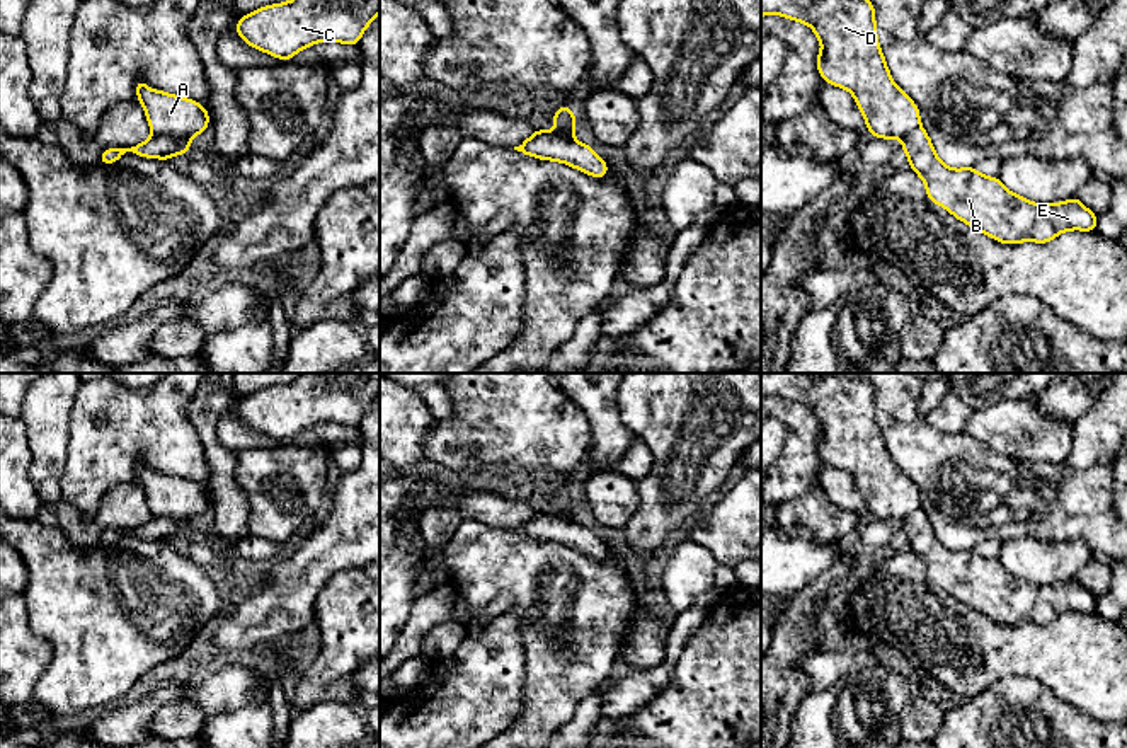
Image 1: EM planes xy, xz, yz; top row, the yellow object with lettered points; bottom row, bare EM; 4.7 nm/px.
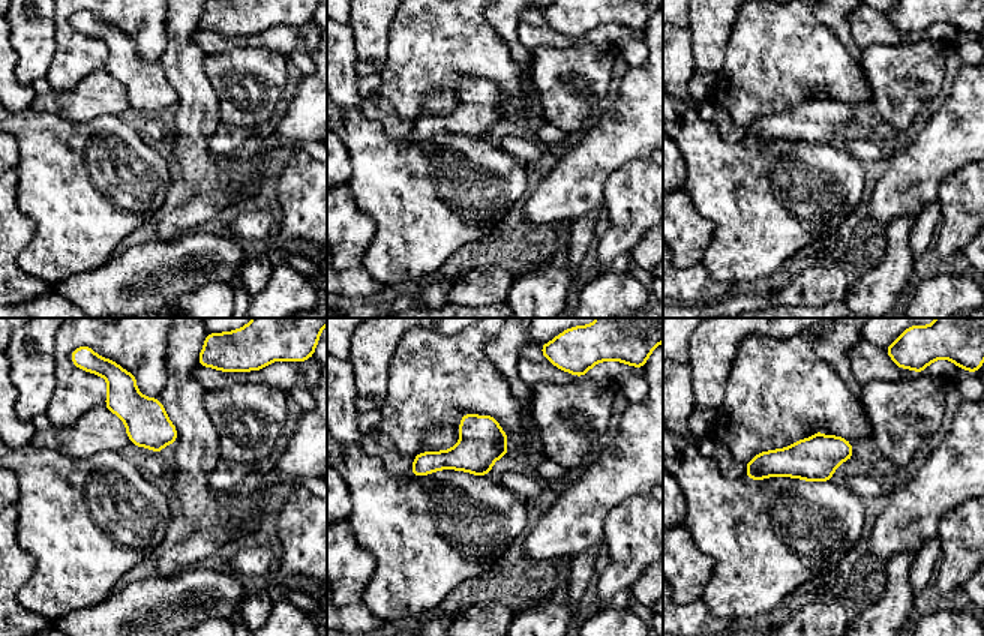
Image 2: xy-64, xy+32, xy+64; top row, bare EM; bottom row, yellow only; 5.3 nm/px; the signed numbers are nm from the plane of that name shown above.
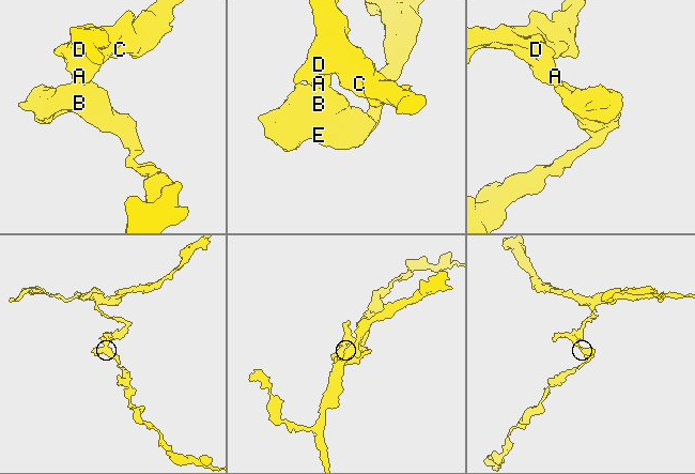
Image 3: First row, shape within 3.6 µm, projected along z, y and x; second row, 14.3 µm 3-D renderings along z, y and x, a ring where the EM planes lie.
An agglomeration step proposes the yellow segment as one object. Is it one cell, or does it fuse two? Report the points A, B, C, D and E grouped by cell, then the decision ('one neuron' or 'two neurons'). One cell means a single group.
groups A C D / B E; two neurons

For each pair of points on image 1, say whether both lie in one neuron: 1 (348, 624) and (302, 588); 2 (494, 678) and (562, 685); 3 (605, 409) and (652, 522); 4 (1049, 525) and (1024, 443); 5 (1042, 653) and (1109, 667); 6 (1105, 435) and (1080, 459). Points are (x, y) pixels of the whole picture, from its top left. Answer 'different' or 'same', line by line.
1: different
2: different
3: different
4: different
5: same
6: same

